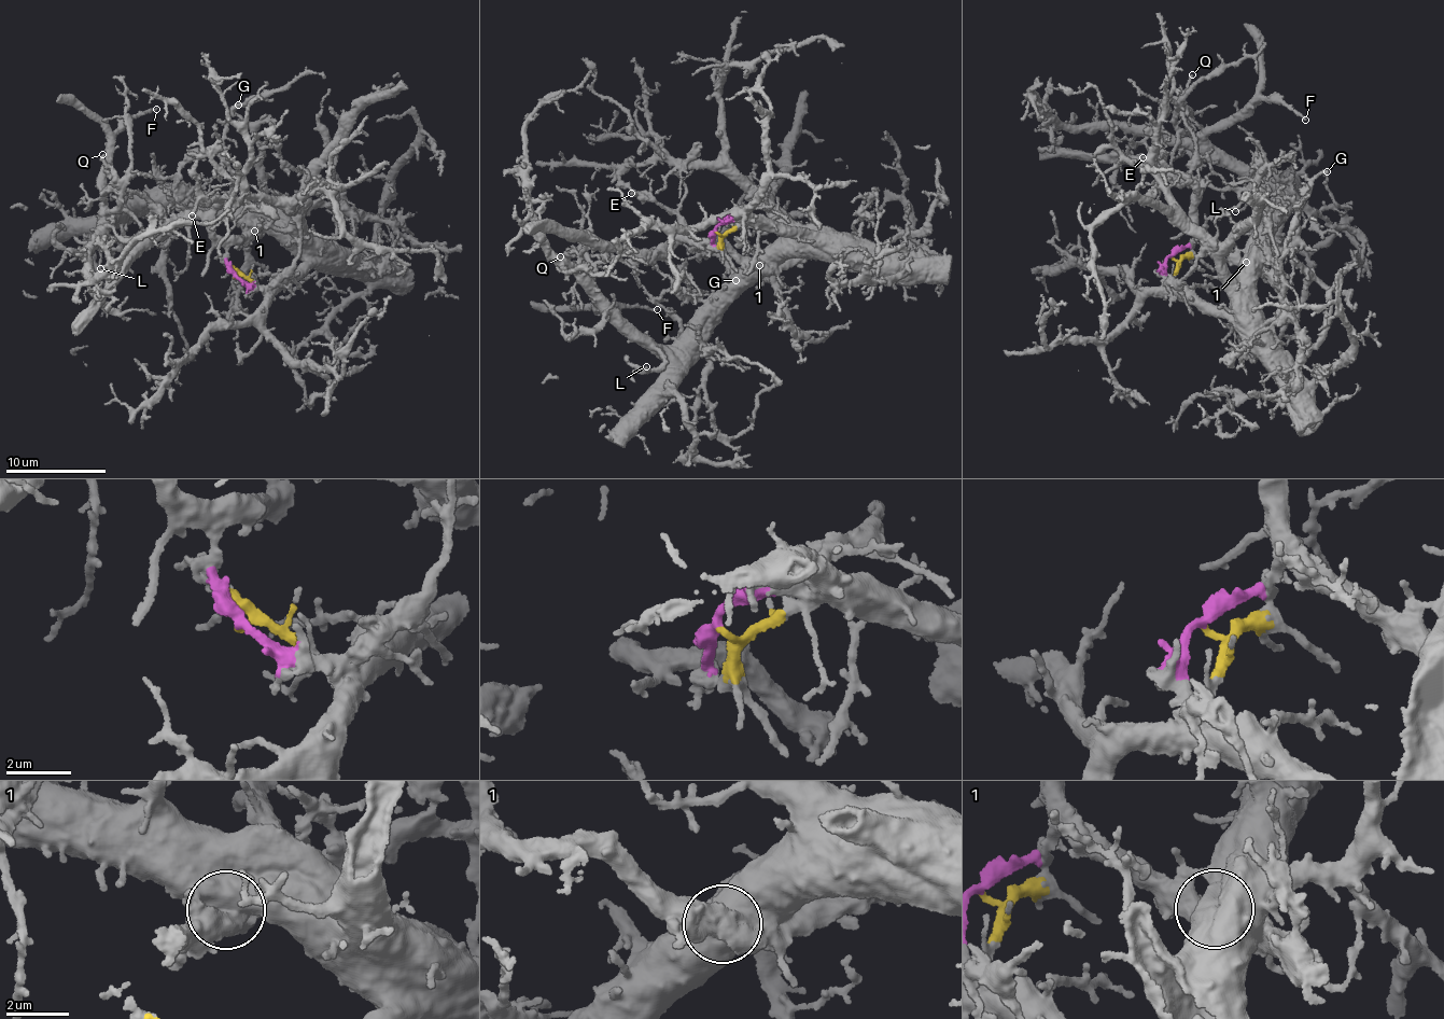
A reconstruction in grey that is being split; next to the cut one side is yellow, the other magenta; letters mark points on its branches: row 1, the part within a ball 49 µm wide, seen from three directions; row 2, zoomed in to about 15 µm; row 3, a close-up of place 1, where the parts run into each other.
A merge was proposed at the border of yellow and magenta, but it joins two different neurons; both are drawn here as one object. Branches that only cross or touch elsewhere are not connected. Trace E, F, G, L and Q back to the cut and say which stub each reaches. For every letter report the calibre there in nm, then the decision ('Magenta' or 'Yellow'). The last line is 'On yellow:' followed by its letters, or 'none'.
E: Thickness 190 nm. Magenta
F: Thickness 180 nm. Yellow
G: Thickness 240 nm. Yellow
L: Thickness 160 nm. Yellow
Q: Thickness 190 nm. Magenta
On yellow: F, G, L

